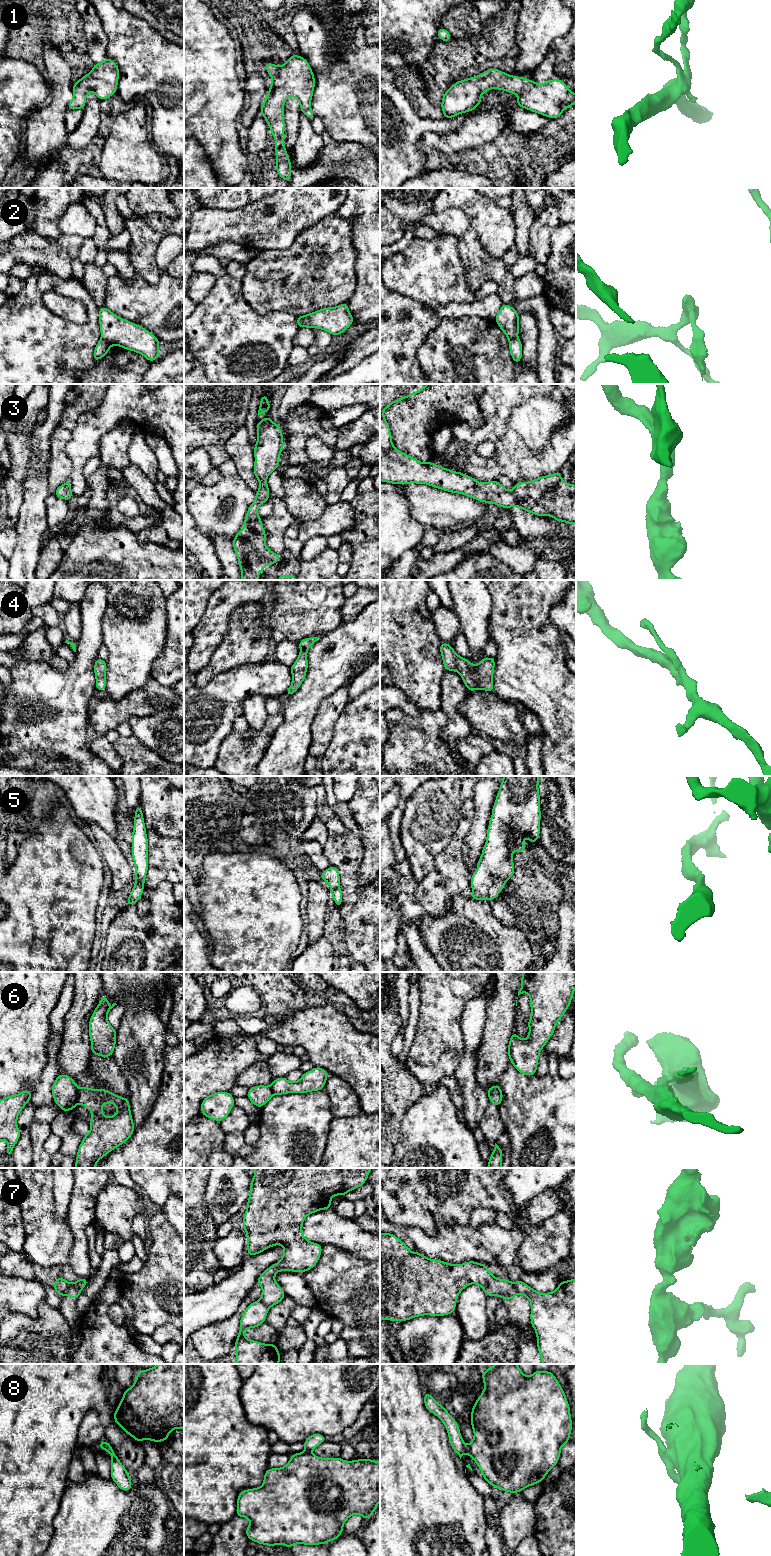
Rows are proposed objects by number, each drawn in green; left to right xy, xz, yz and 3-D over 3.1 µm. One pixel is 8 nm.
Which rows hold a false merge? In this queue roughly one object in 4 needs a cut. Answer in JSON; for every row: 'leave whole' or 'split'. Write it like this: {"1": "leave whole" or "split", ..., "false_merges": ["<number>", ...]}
{"1": "leave whole", "2": "split", "3": "leave whole", "4": "leave whole", "5": "leave whole", "6": "split", "7": "split", "8": "split", "false_merges": ["2", "6", "7", "8"]}

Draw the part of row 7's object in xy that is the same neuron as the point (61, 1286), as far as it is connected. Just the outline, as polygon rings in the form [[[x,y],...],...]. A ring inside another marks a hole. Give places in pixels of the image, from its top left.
[[[60,1276],[56,1279],[56,1282],[53,1283],[52,1285],[54,1287],[55,1292],[63,1297],[66,1295],[70,1283],[66,1281],[62,1276]]]

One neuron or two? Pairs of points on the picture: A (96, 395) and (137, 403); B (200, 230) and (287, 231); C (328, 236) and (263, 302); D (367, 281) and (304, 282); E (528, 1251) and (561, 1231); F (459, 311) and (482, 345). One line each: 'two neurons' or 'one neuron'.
A: two neurons
B: one neuron
C: one neuron
D: two neurons
E: one neuron
F: two neurons

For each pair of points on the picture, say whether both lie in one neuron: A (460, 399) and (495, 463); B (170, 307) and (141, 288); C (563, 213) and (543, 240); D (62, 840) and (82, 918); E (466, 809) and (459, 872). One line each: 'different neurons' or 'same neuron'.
A: different neurons
B: same neuron
C: same neuron
D: same neuron
E: same neuron

